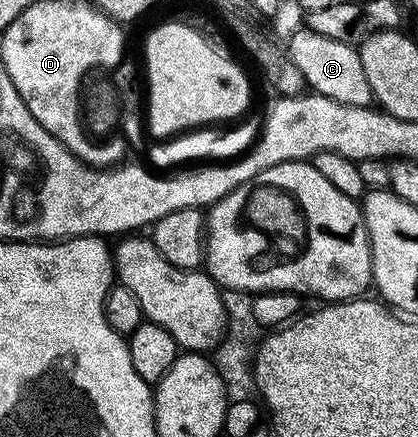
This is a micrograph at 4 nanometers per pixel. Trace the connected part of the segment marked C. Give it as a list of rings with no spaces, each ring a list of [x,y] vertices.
[[[303,30],[293,38],[290,55],[294,66],[302,70],[305,85],[315,95],[325,96],[351,108],[373,107],[372,87],[366,78],[366,70],[362,66],[359,51],[353,45],[332,41],[328,37],[323,37],[322,34]]]

